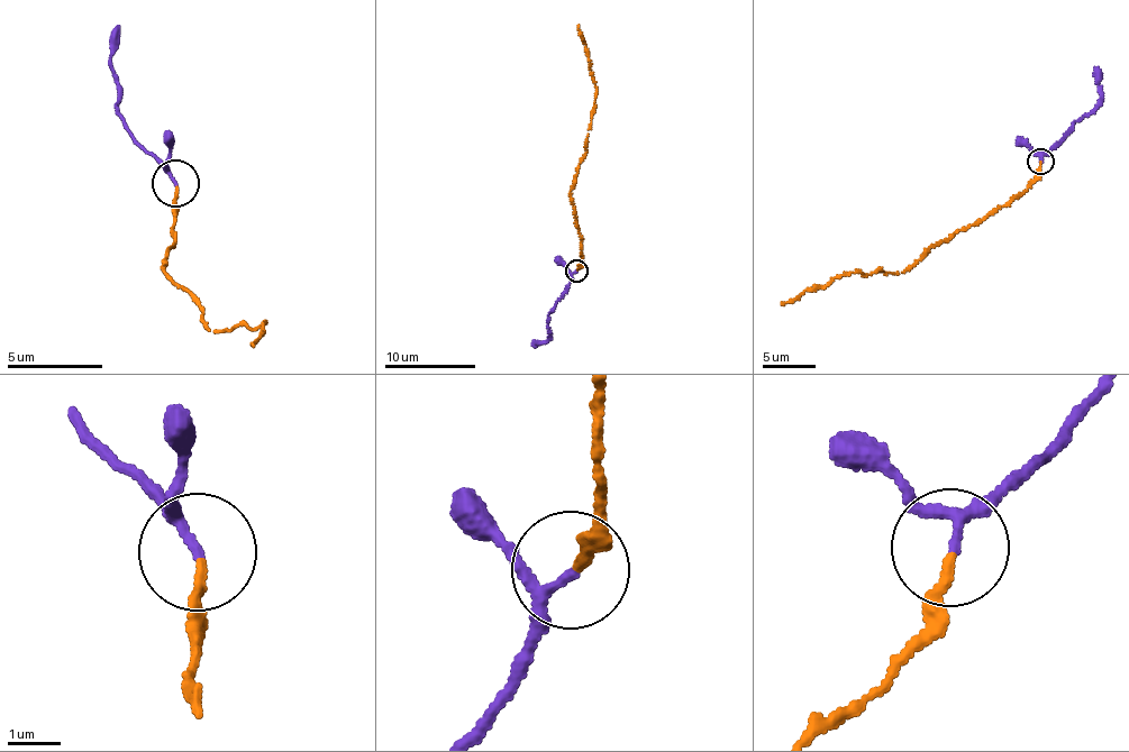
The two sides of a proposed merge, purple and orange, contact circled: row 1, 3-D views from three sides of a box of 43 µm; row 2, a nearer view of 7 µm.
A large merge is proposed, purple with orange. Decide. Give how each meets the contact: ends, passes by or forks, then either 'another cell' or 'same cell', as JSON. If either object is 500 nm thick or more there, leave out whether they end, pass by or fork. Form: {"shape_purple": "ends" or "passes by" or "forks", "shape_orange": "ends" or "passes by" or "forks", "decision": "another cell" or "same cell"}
{"shape_purple": "passes by", "shape_orange": "ends", "decision": "same cell"}

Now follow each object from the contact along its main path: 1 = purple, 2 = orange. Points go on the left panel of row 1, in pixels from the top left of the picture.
1: (176, 184), (119, 117), (121, 99), (109, 58), (109, 35), (118, 25)
2: (176, 184), (176, 226), (164, 271), (203, 311), (210, 330), (267, 323), (258, 332), (266, 328), (254, 346)

